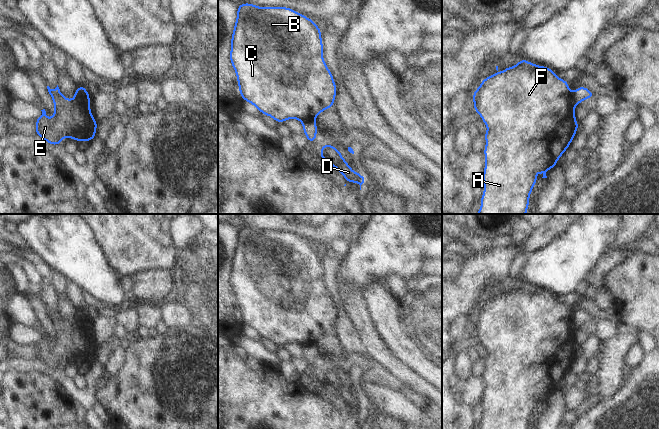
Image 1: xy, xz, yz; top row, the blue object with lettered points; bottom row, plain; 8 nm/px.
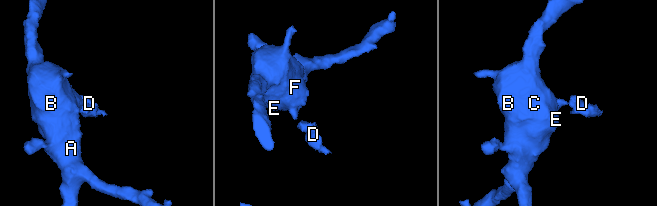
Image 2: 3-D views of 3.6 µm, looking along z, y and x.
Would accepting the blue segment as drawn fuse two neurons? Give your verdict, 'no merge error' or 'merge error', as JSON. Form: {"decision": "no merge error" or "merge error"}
{"decision": "merge error"}

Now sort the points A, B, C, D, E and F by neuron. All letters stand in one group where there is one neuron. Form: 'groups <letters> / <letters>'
groups A B C E F / D

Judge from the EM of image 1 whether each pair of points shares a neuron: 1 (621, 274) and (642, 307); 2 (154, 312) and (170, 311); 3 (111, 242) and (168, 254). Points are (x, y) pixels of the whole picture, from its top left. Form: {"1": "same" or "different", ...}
{"1": "same", "2": "different", "3": "same"}

